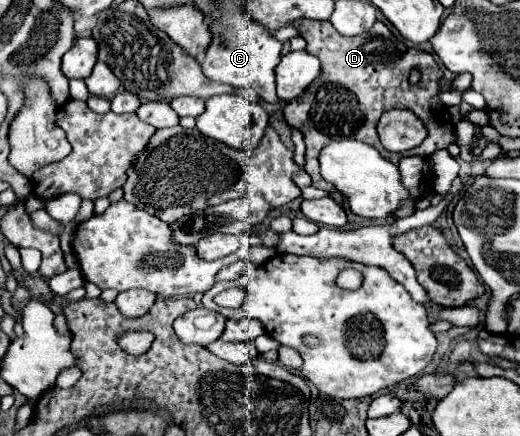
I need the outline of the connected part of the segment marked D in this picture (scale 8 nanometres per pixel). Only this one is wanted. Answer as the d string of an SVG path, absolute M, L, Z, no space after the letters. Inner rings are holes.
M297 20L293 22L293 26L307 40L305 50L323 62L319 78L303 92L303 96L299 96L297 100L289 102L283 108L285 122L297 126L305 136L305 144L307 144L305 170L309 172L315 188L327 192L335 190L331 184L327 184L321 178L319 162L317 162L319 150L331 140L347 136L347 138L367 142L375 146L379 152L383 152L375 128L379 116L391 108L409 108L427 124L429 136L419 146L417 154L421 152L421 156L427 158L435 150L447 148L457 142L455 124L451 122L447 108L439 100L439 82L443 78L443 72L429 52L405 46L399 38L393 36L393 32L383 22L377 22L369 34L361 34L357 38L341 36L331 22ZM385 64L387 64L387 88L383 88L381 84L381 72L385 70ZM413 68L421 72L421 80L417 84L409 82L409 72Z

